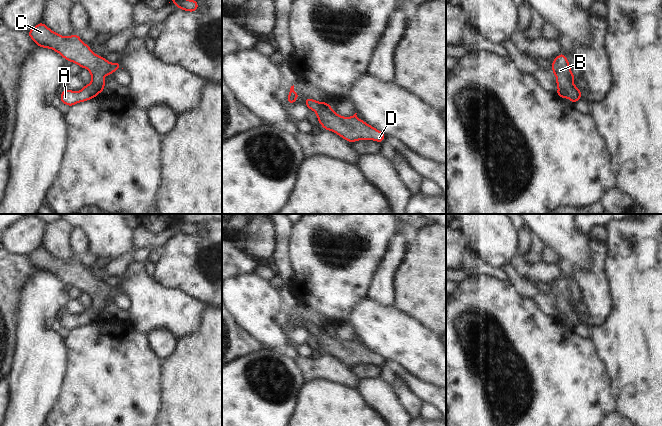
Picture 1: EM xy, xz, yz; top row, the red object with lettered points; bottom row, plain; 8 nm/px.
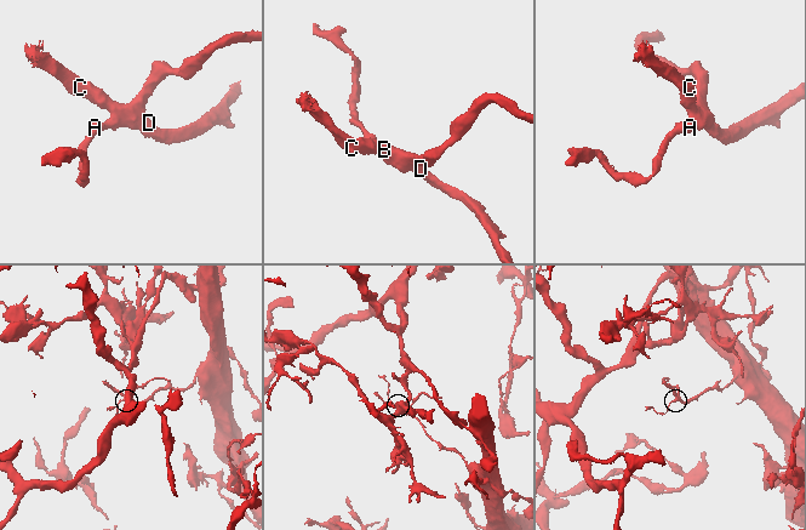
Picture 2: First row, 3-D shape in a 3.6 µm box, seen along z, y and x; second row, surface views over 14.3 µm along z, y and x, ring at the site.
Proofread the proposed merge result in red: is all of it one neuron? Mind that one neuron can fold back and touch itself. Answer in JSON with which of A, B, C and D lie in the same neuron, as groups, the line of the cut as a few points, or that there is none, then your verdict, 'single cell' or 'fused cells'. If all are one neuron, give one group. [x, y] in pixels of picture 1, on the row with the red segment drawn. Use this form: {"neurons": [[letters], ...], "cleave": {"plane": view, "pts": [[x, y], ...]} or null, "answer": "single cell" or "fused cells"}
{"neurons": [["A", "B", "C", "D"]], "cleave": null, "answer": "single cell"}

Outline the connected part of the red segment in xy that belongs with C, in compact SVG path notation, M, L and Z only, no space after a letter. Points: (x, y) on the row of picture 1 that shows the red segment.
M40 22L26 33L39 47L54 50L63 59L74 62L81 68L86 68L91 73L90 84L85 85L78 92L66 88L60 94L61 102L69 107L97 97L99 93L104 91L104 77L106 75L113 75L116 69L122 68L119 61L111 63L104 57L96 55L80 39L79 34L65 37L52 31L43 22Z

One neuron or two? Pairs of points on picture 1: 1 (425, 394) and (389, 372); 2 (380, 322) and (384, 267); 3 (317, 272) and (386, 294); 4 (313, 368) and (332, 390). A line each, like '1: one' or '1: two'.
1: one
2: two
3: two
4: two

